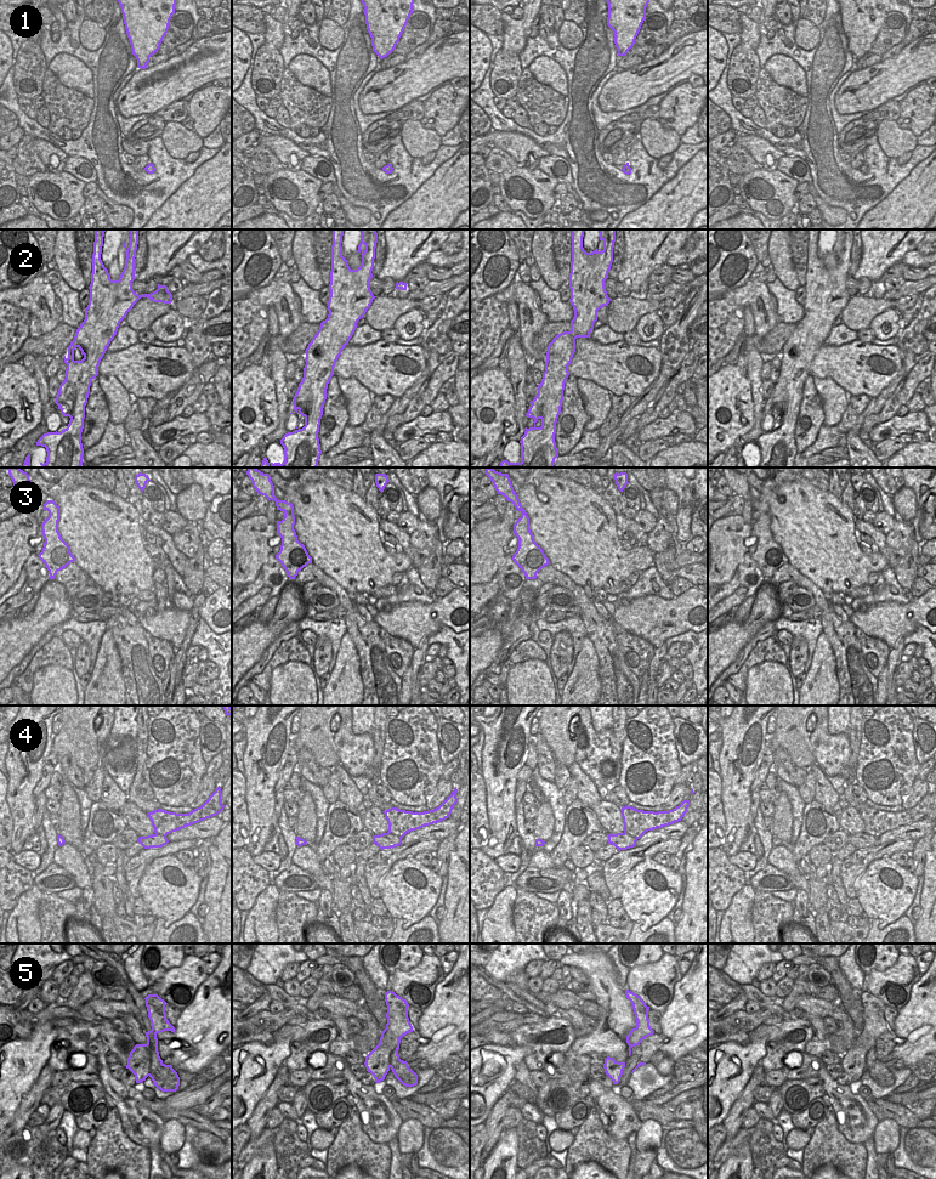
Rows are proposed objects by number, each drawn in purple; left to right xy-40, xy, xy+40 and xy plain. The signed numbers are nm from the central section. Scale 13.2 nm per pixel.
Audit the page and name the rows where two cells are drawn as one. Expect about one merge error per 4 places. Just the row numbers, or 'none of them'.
4, 5

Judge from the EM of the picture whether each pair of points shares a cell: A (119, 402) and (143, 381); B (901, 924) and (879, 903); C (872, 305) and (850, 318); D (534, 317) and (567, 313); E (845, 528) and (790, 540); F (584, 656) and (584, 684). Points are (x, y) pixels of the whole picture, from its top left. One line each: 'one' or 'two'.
A: two
B: two
C: one
D: two
E: one
F: one

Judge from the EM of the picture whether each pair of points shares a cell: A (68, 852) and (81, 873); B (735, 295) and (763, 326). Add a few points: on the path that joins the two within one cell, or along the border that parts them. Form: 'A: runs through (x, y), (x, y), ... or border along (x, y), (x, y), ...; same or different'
A: runs through (68, 857), (77, 868); same
B: runs through (744, 296), (763, 316); same

